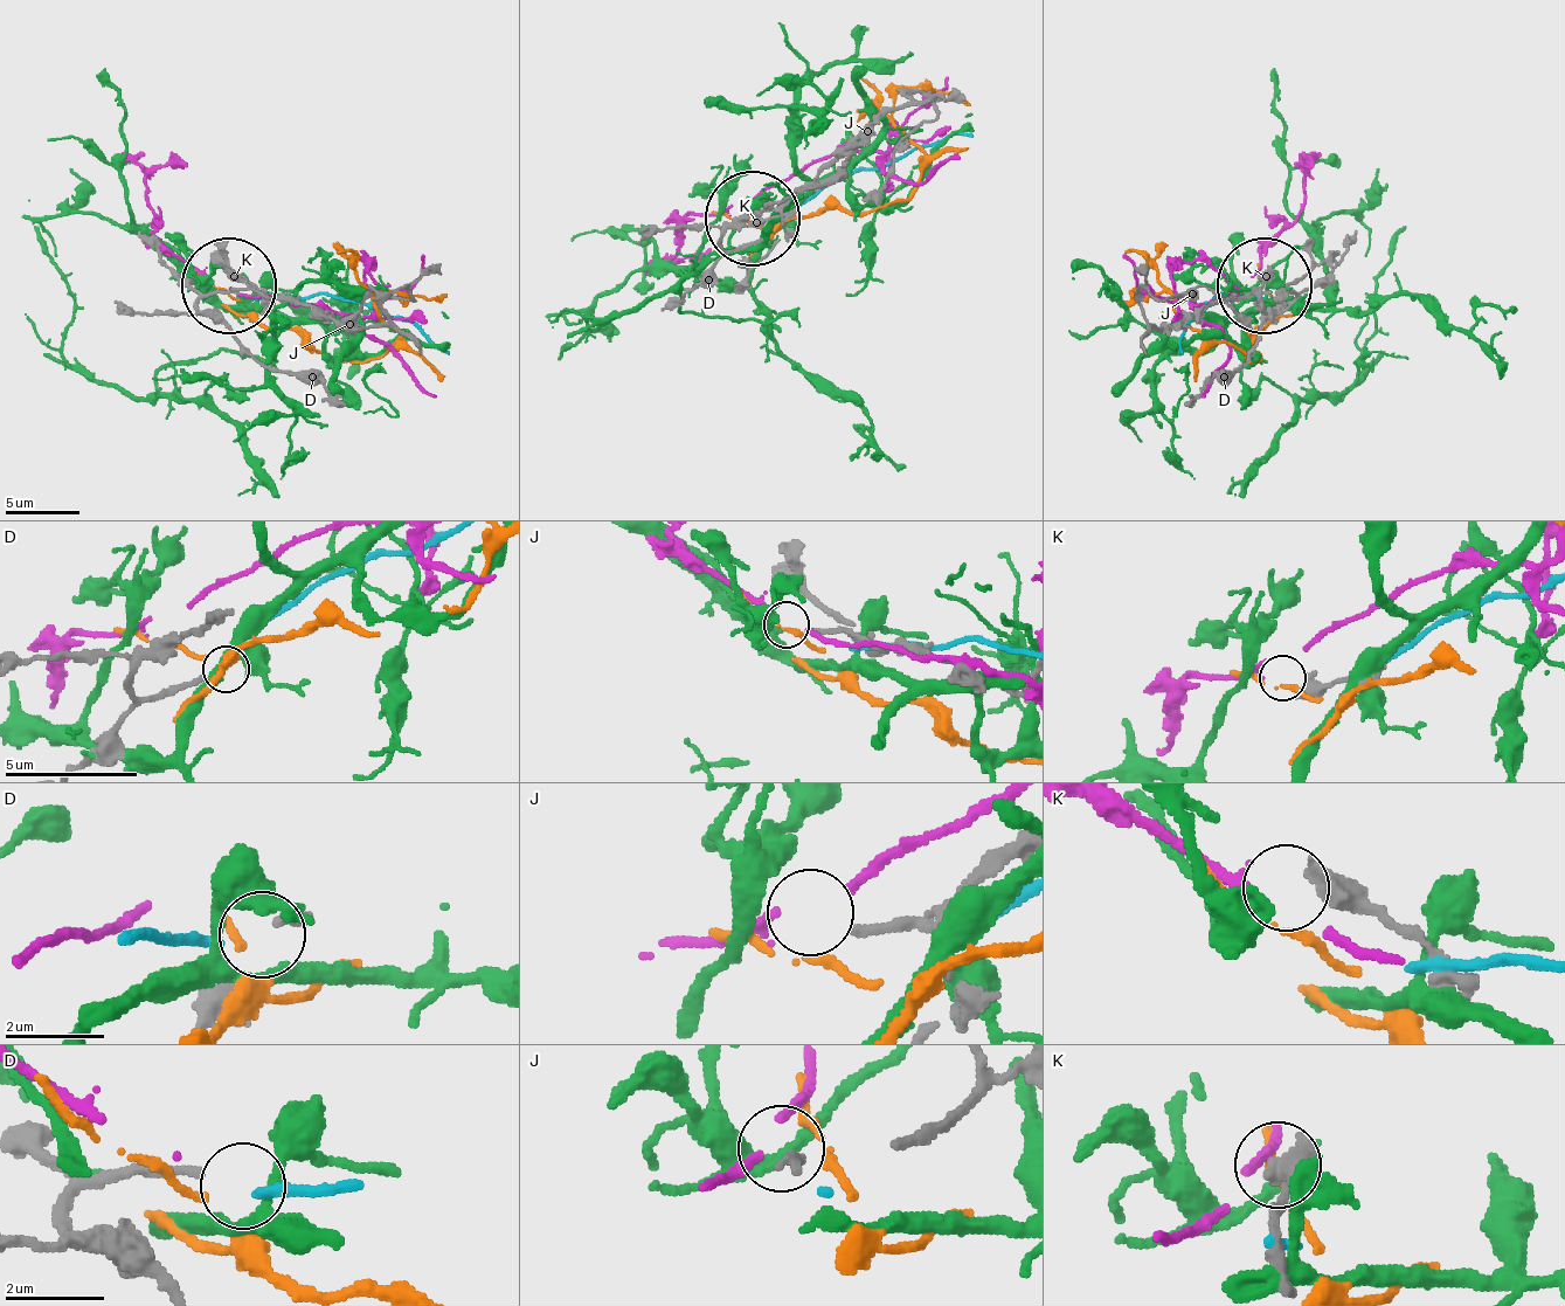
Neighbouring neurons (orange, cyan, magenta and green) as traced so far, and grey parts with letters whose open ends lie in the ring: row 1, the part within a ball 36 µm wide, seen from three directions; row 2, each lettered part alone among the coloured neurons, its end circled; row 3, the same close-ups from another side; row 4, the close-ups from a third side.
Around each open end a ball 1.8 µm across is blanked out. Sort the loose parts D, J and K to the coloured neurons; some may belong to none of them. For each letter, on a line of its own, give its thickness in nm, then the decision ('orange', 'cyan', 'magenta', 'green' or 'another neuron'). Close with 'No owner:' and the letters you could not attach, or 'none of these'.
D: calibre 180 nm; cyan
J: calibre 200 nm; another neuron
K: calibre 550 nm; magenta
No owner: J

